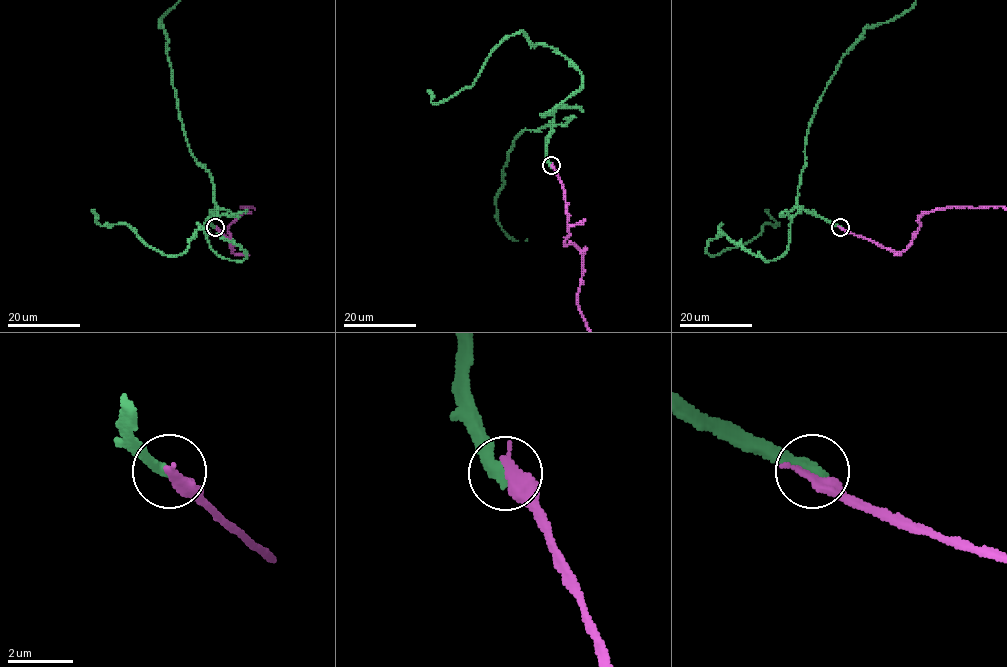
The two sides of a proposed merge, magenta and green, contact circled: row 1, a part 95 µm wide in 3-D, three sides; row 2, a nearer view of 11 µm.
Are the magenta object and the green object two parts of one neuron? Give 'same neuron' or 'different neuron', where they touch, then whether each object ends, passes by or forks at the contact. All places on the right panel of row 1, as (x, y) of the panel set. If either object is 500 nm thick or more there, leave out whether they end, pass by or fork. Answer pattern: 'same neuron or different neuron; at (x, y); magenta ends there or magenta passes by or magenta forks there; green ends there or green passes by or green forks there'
different neuron; at (840, 227); magenta ends there; green ends there

